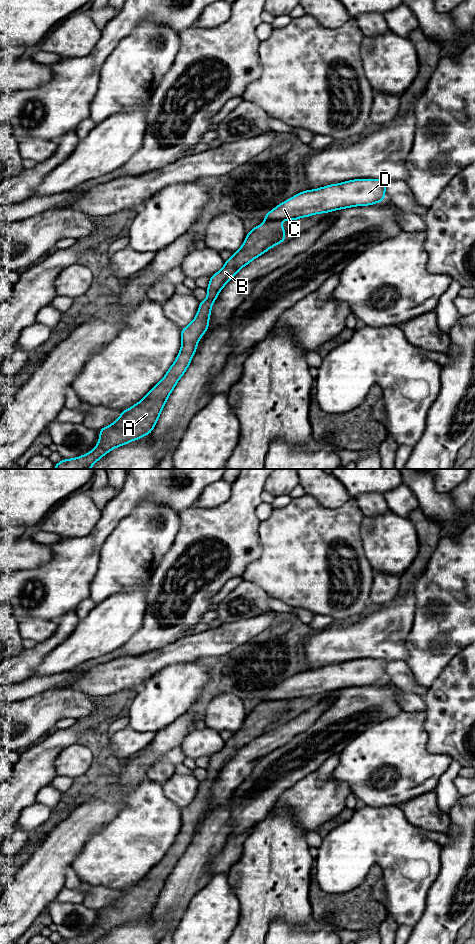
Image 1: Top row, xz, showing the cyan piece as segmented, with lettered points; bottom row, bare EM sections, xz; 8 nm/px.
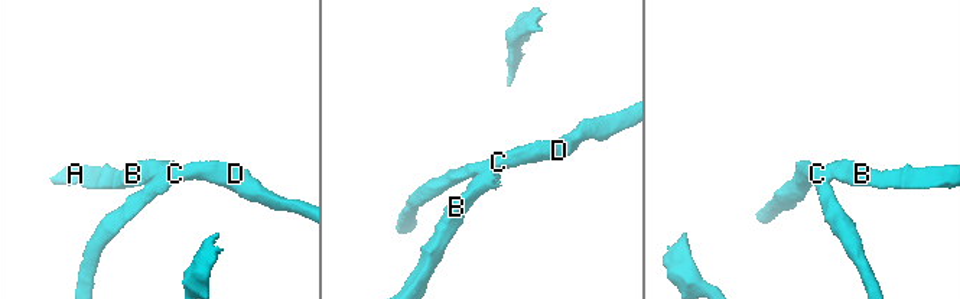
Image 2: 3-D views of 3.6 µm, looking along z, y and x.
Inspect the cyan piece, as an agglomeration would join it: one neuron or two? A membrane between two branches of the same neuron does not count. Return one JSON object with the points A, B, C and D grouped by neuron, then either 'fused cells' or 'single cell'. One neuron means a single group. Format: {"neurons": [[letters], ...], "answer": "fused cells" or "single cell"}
{"neurons": [["A", "B"], ["C", "D"]], "answer": "fused cells"}

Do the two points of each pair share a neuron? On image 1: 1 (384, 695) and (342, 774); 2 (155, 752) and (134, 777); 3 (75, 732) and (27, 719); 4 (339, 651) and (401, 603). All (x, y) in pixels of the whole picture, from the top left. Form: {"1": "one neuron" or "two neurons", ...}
{"1": "two neurons", "2": "one neuron", "3": "two neurons", "4": "one neuron"}

